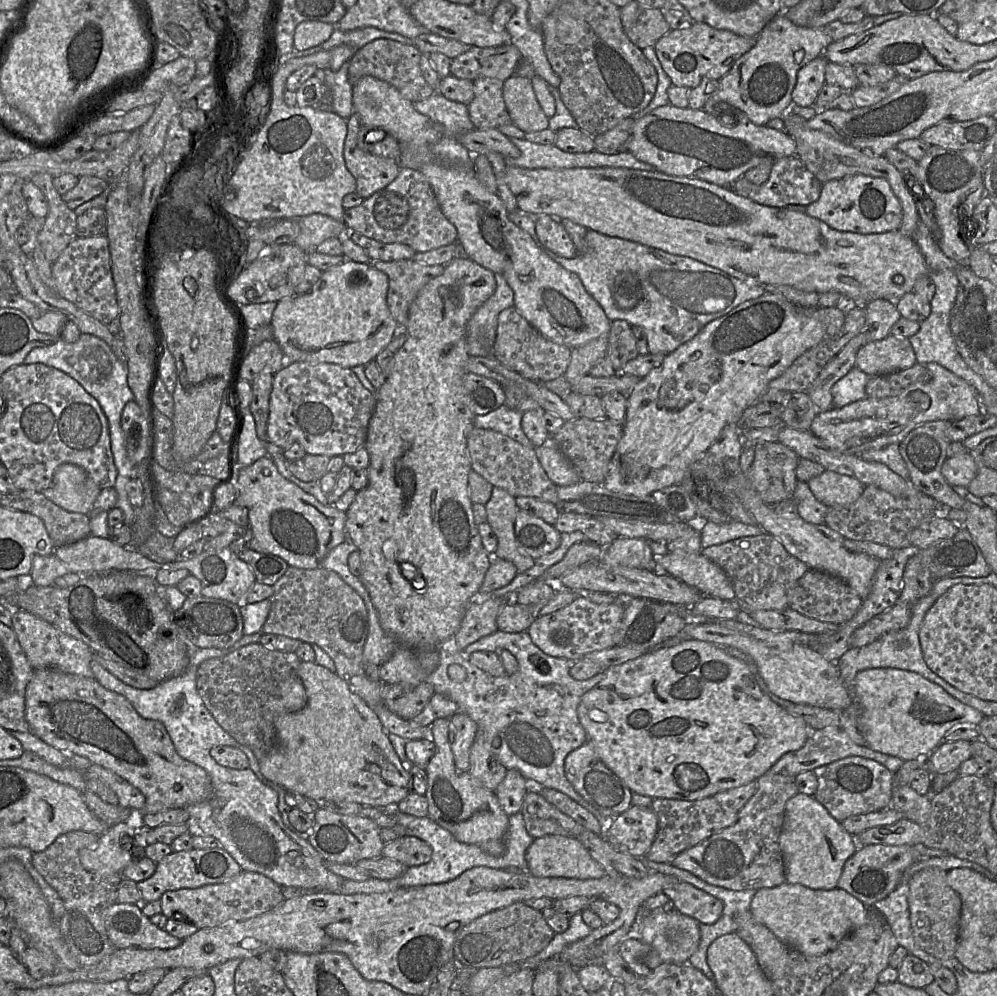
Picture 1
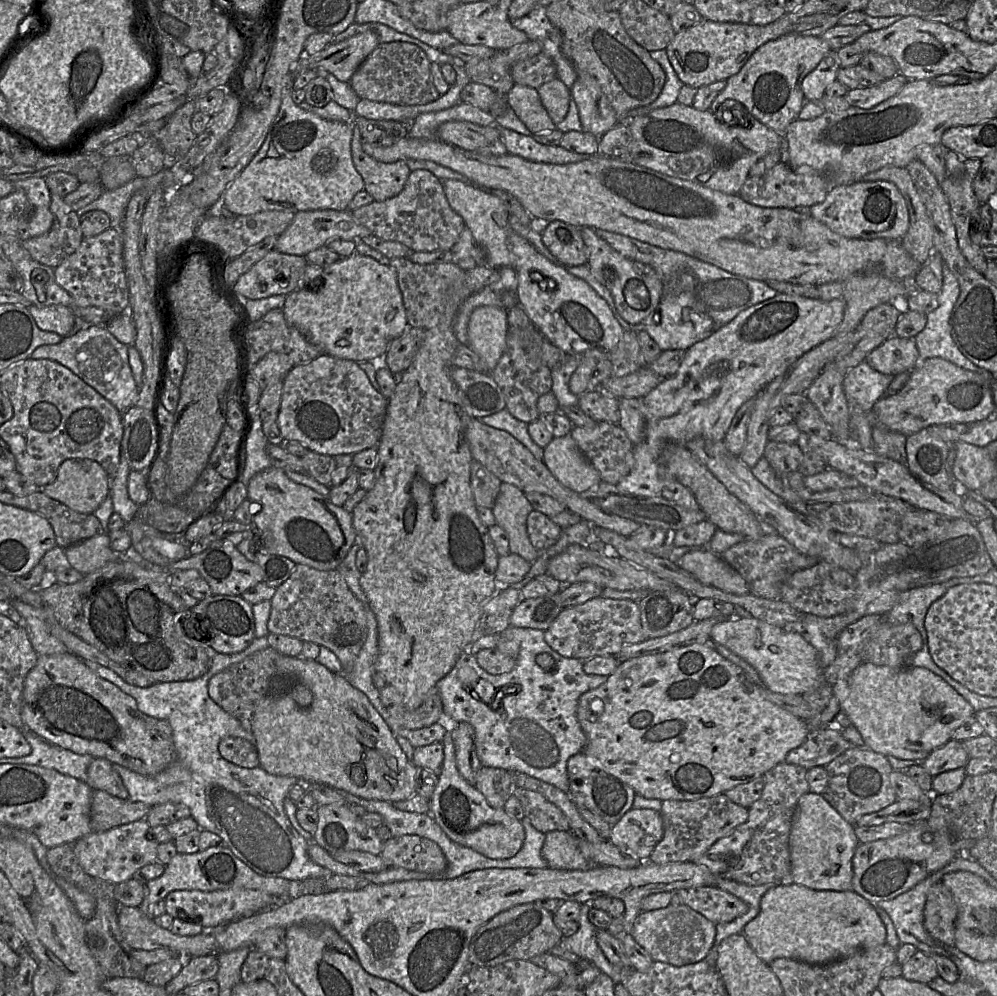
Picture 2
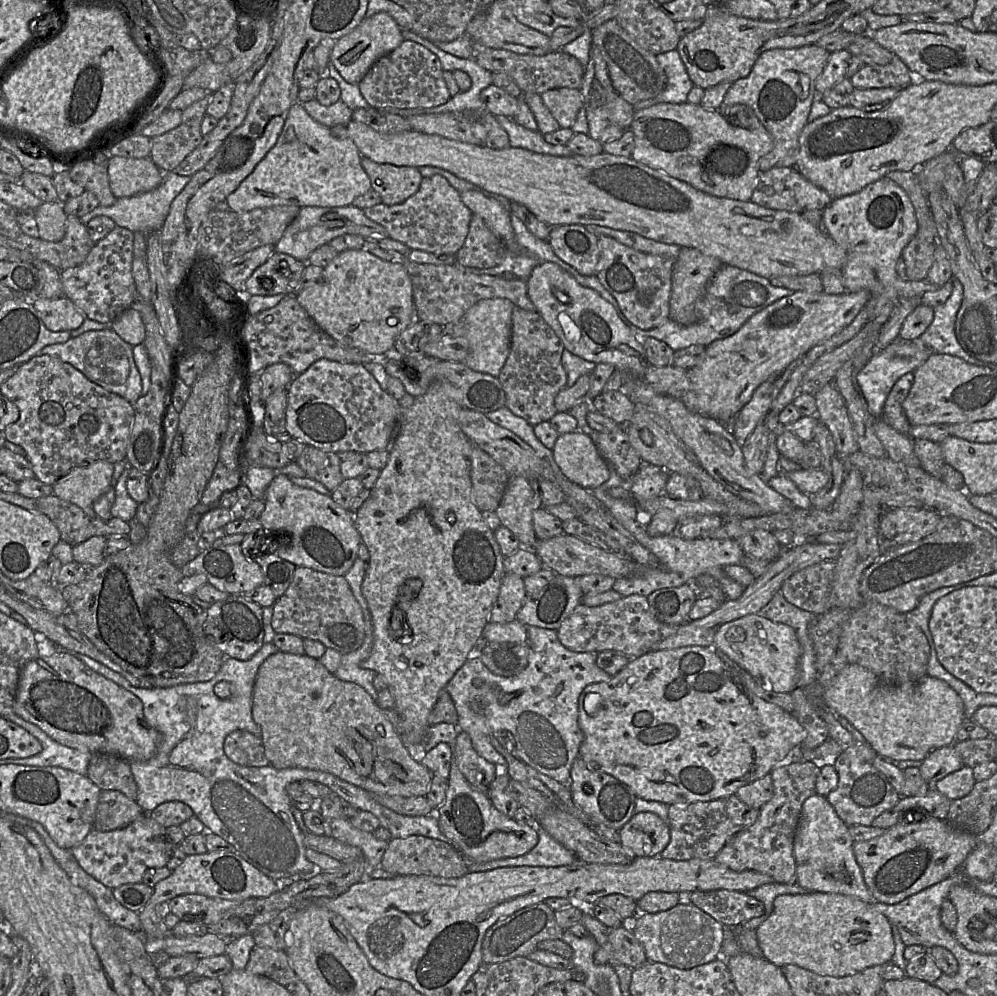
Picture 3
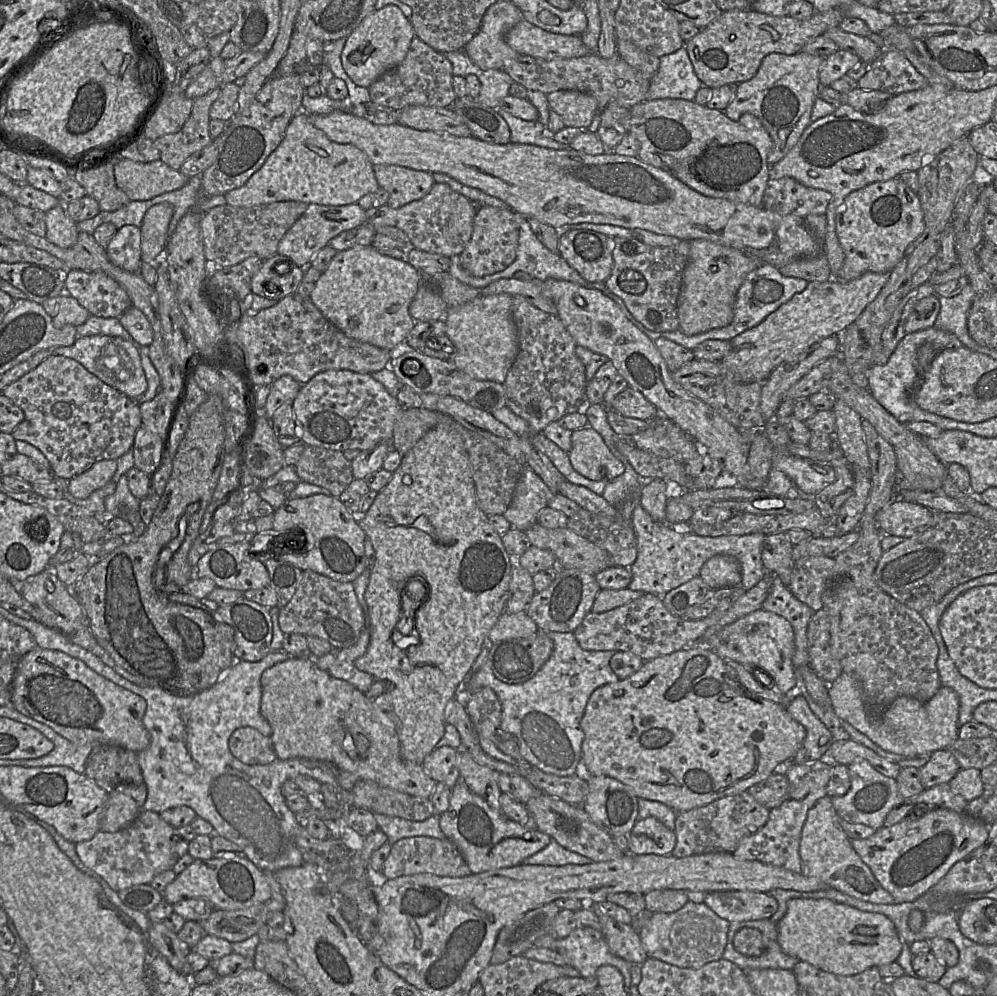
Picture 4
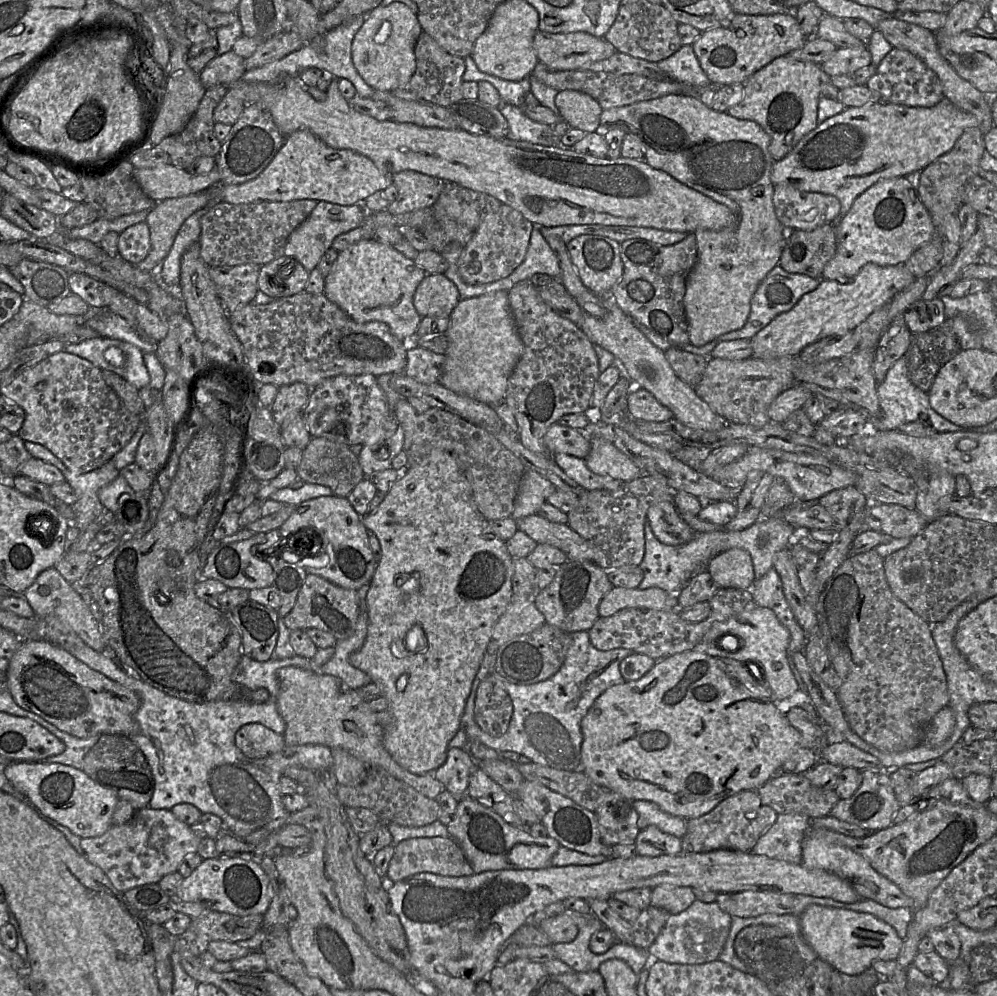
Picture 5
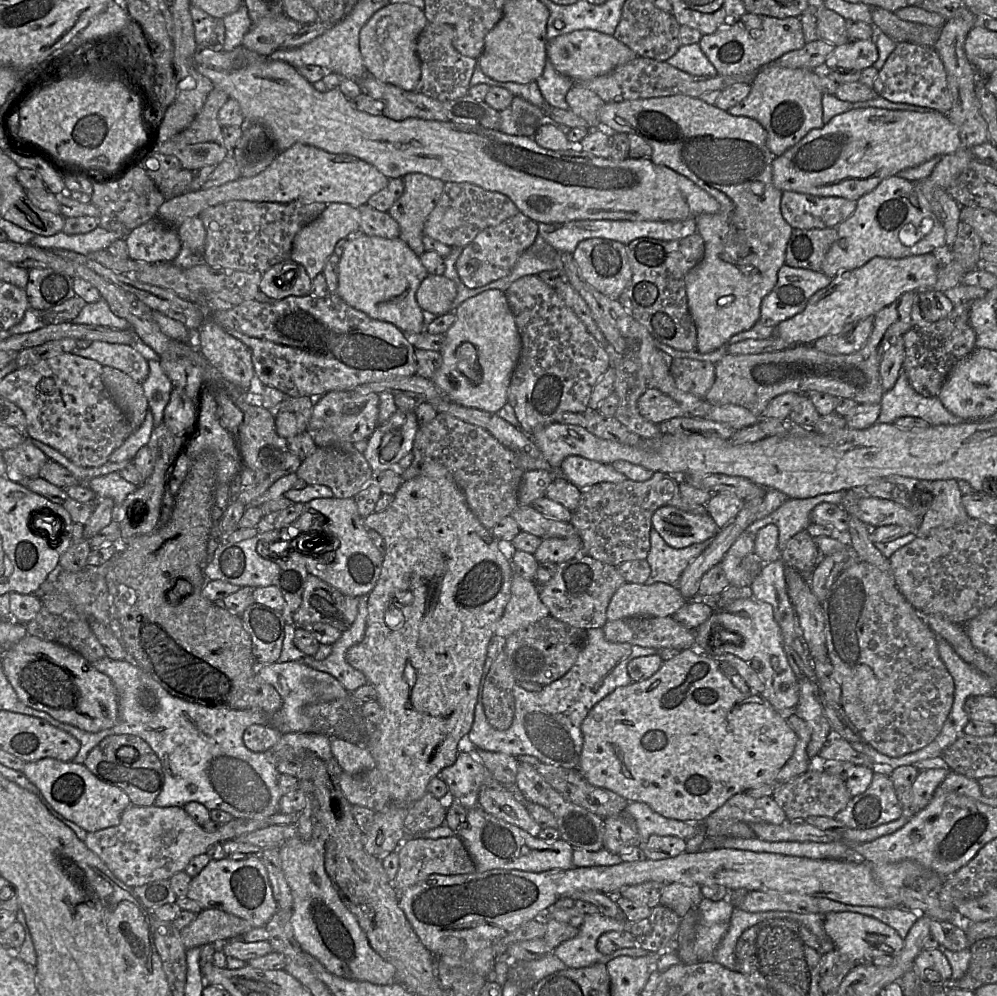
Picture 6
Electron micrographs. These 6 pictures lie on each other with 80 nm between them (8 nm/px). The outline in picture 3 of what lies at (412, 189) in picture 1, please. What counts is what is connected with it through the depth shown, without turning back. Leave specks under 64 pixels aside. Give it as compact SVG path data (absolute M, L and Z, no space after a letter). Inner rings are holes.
M440 175L423 177L418 191L402 203L380 203L363 209L363 212L367 218L383 226L388 237L404 243L410 249L453 255L463 246L473 216L462 202L460 192Z

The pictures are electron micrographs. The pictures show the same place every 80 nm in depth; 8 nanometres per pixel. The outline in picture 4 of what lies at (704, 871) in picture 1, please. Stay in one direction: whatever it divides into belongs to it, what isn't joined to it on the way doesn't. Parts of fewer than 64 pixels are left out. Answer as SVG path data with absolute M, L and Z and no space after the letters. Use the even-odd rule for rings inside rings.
M820 760L796 764L789 762L784 766L784 773L789 781L787 799L778 807L770 809L769 818L757 832L743 837L732 853L740 860L756 860L765 864L801 873L799 846L801 833L807 814L815 803L827 795L827 784L830 779L833 764Z

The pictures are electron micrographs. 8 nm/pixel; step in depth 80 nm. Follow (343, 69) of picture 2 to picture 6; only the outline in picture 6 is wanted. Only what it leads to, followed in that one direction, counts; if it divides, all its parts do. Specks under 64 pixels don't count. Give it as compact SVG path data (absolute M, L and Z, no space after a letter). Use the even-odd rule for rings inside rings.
M408 3L388 4L376 11L359 34L359 49L366 71L381 82L414 90L421 76L416 42L427 23L424 11Z

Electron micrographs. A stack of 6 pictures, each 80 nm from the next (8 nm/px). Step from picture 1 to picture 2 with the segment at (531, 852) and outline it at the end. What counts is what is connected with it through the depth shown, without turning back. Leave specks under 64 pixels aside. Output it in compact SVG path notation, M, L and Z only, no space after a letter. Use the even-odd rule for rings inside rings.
M570 831L546 833L542 856L551 869L587 871L595 866L582 855L577 837Z

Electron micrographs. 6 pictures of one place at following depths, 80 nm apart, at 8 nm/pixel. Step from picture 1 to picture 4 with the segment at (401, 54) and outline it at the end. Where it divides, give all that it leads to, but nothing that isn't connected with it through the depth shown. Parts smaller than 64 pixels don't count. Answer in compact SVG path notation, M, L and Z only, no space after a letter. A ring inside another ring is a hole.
M415 36L403 61L386 71L368 87L370 101L395 110L418 105L452 107L457 100L452 79L451 62L441 52Z

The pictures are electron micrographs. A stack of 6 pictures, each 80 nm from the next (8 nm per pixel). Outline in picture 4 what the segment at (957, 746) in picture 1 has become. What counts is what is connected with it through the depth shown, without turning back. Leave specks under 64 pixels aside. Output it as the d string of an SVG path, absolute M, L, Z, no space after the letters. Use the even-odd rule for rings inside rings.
M948 749L933 752L928 762L919 769L924 789L948 783L961 769L954 755Z

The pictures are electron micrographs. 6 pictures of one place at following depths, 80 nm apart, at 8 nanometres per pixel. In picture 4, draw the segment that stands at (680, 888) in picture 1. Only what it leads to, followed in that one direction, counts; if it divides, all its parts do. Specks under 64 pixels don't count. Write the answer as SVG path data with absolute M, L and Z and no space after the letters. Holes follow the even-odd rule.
M755 891L709 892L704 904L730 923L770 918L778 910L774 897Z

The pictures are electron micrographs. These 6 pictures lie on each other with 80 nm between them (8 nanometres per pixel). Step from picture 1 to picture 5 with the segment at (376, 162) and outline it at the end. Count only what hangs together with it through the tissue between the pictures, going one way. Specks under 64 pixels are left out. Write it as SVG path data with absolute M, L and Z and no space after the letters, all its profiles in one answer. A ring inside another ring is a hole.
M404 170L390 175L397 188L397 197L387 210L402 214L429 207L435 203L442 190L442 179L414 170Z

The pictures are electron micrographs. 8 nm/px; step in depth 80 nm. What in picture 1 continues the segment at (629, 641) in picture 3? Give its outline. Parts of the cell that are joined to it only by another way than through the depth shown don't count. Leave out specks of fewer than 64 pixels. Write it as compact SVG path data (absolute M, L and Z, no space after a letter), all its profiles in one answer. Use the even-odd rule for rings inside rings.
M579 596L571 604L536 618L526 630L532 642L550 656L579 660L586 654L614 647L614 634L624 615L625 605L594 603Z

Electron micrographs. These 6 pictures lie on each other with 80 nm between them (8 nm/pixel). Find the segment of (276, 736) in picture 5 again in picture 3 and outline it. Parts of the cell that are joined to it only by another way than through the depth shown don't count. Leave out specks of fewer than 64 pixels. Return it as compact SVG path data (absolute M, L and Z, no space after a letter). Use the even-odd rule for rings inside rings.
M245 730L230 733L223 745L226 756L236 764L246 767L269 766L260 737Z

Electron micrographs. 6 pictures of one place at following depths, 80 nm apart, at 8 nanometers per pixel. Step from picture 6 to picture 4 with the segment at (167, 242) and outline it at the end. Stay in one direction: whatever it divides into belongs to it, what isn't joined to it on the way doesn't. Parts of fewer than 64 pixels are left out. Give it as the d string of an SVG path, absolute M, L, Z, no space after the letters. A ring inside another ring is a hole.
M125 225L117 229L105 251L116 266L128 272L138 272L141 264L140 227Z

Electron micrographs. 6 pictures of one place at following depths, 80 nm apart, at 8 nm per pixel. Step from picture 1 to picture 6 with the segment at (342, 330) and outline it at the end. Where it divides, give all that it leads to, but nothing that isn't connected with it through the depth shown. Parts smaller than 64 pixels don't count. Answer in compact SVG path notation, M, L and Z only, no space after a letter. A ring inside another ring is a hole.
M359 232L349 238L340 256L336 295L369 317L394 324L407 336L424 331L425 314L416 301L416 292L429 273L419 256L399 237L388 239Z

